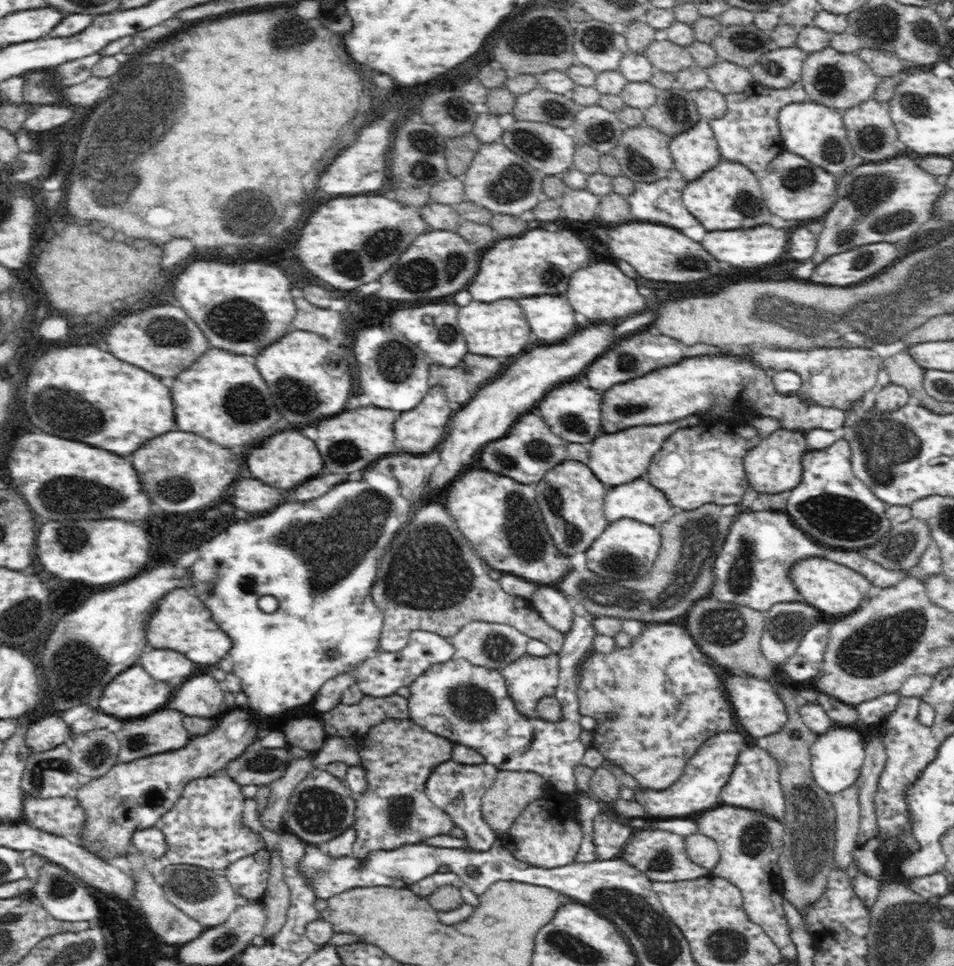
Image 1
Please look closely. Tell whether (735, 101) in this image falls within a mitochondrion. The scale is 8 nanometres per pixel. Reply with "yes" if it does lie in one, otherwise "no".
no

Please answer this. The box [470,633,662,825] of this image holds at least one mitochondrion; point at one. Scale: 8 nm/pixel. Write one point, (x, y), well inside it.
(636, 677)

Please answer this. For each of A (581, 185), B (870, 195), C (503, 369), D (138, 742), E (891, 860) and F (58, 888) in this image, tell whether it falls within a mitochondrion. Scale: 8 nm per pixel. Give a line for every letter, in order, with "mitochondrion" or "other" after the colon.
A: other
B: mitochondrion
C: other
D: mitochondrion
E: other
F: mitochondrion

